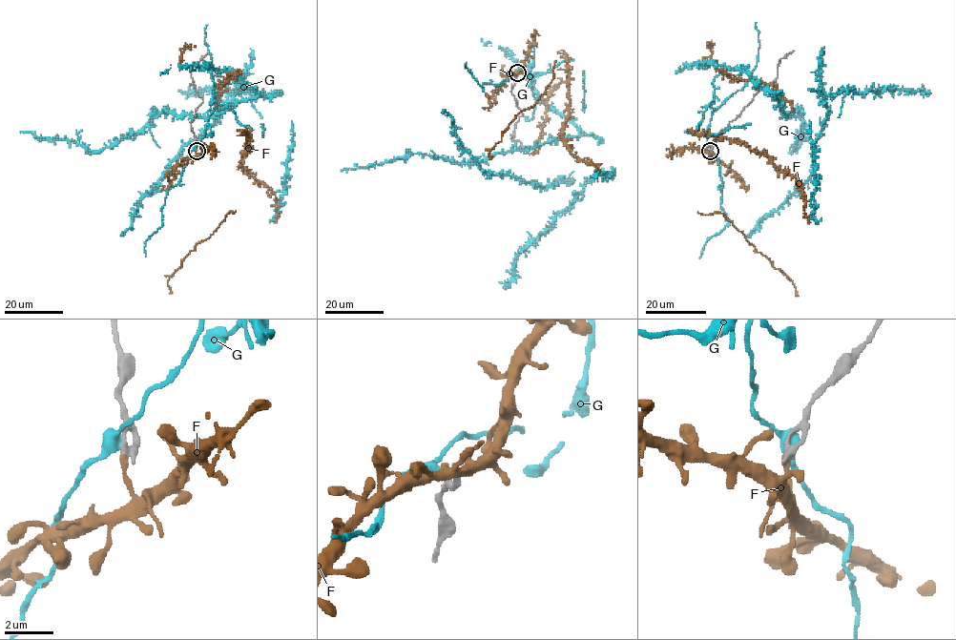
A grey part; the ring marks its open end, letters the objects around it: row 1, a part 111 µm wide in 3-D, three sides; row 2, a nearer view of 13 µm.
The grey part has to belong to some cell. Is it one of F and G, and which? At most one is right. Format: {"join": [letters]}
{"join": []}

